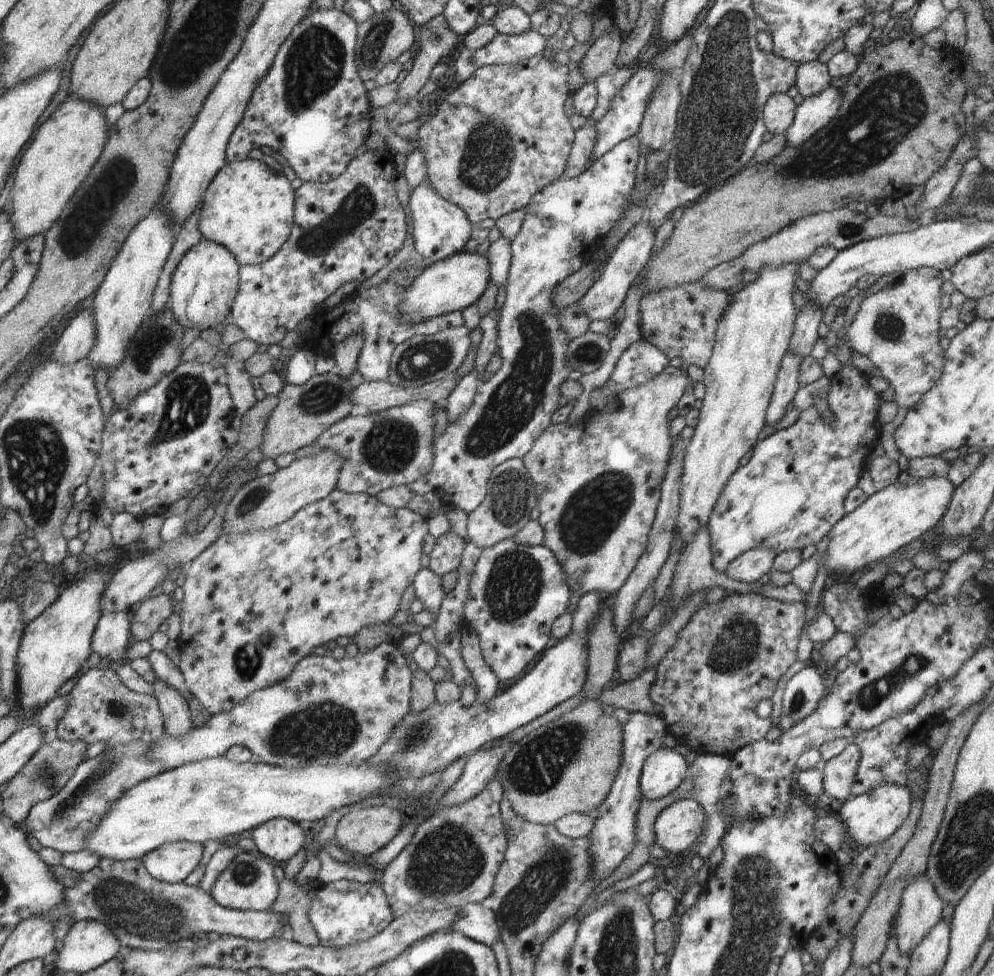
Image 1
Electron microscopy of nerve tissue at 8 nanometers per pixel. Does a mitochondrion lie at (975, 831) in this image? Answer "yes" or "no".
yes

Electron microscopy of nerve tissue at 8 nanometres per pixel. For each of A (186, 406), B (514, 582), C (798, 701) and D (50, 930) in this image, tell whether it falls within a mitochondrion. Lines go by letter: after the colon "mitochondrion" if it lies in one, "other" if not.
A: mitochondrion
B: mitochondrion
C: mitochondrion
D: other

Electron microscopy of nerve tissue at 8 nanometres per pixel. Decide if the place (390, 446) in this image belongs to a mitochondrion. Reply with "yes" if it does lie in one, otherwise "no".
yes

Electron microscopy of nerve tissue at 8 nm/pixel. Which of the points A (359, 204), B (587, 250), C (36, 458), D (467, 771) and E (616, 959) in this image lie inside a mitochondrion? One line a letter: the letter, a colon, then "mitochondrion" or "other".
A: mitochondrion
B: other
C: mitochondrion
D: other
E: mitochondrion

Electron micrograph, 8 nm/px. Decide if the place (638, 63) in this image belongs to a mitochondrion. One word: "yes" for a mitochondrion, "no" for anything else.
no

